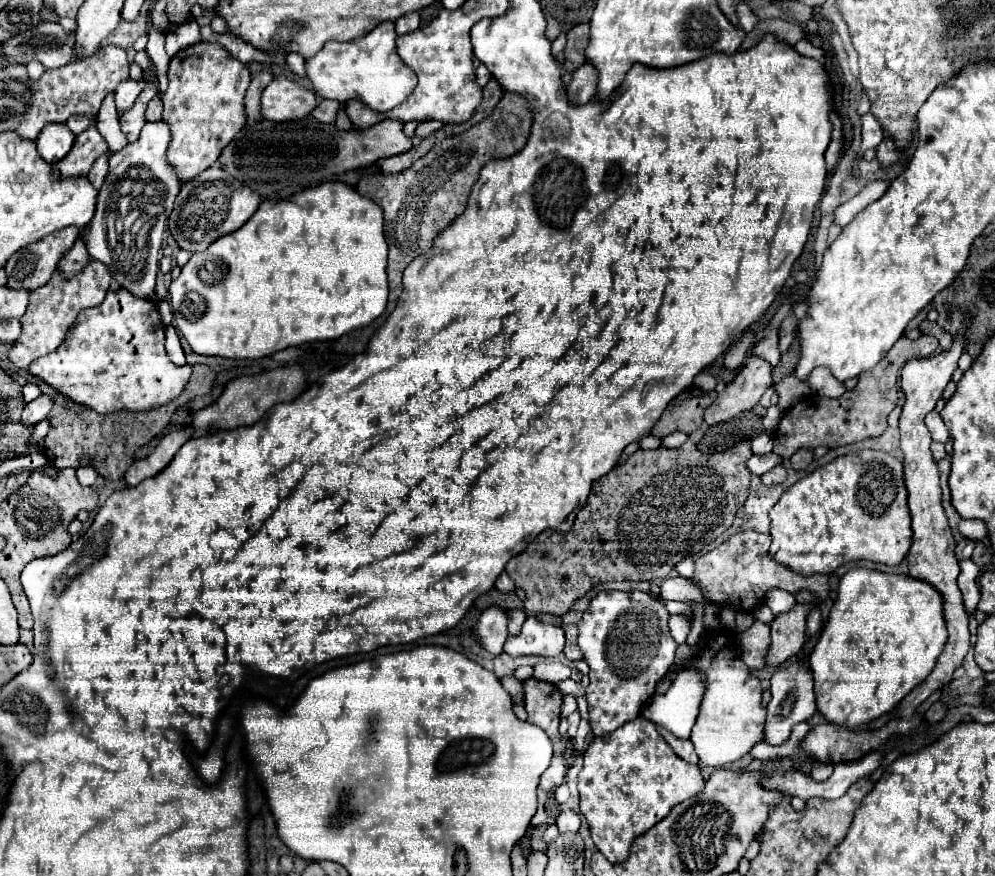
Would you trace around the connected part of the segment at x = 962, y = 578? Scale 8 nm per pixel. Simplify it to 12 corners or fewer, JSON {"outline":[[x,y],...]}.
{"outline":[[971,560],[959,562],[959,590],[965,610],[979,602],[979,568]]}

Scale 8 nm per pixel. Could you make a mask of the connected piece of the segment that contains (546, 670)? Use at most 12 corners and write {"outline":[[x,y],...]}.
{"outline":[[559,662],[535,664],[533,678],[559,682],[571,676],[571,668]]}

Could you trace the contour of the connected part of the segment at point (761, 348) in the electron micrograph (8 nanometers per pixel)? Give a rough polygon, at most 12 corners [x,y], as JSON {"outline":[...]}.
{"outline":[[783,304],[765,328],[765,338],[757,342],[753,354],[771,366],[779,364],[779,326],[791,304]]}

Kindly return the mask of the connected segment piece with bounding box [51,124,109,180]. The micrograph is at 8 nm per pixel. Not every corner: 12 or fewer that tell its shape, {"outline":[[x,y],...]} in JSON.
{"outline":[[95,124],[53,164],[53,178],[87,176],[109,146]]}

